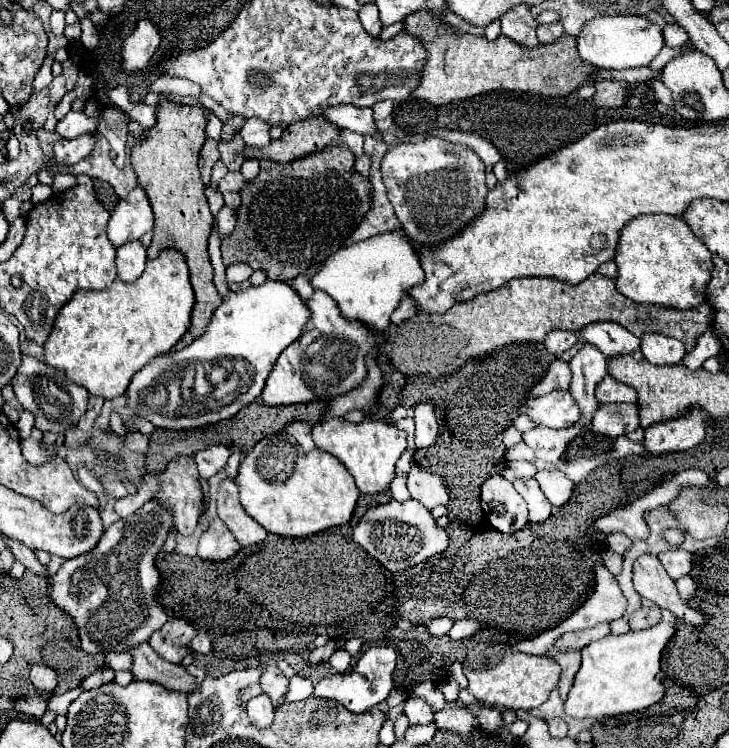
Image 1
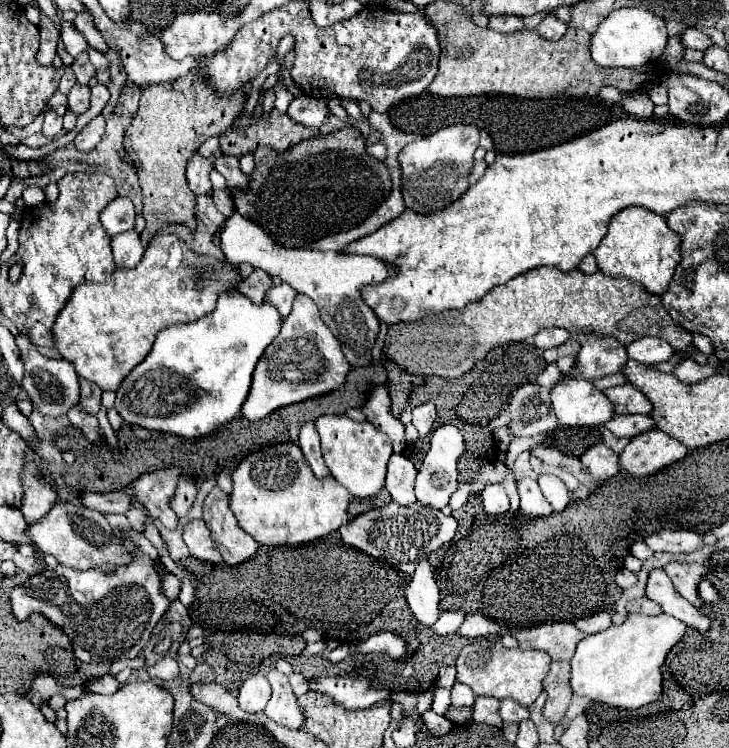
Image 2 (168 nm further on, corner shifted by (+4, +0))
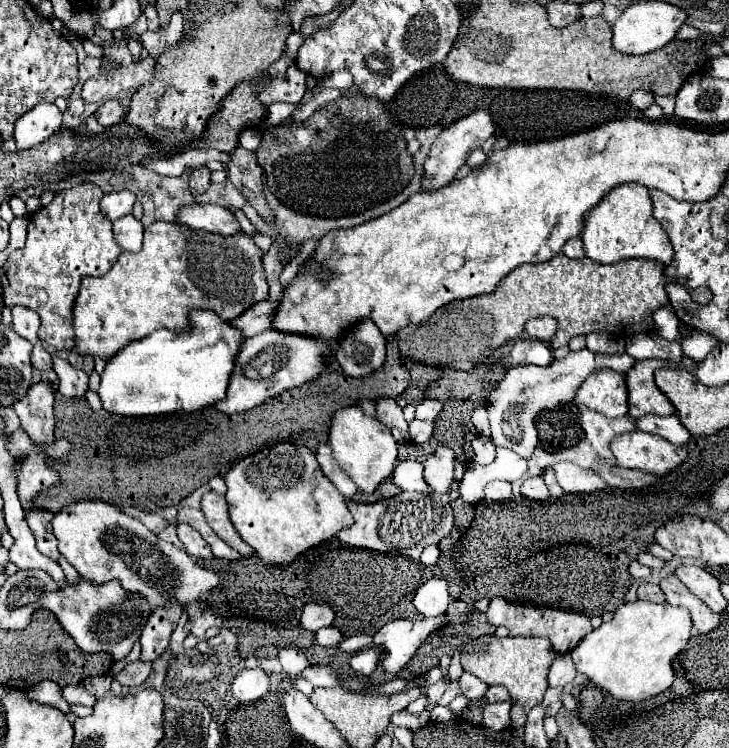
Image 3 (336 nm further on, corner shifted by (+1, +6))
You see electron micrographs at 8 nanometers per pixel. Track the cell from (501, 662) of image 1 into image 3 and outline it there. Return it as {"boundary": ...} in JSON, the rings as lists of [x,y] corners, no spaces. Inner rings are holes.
{"boundary":[[[483,635],[467,643],[461,651],[461,665],[465,671],[473,673],[487,685],[503,685],[511,693],[513,706],[510,711],[511,721],[517,727],[524,727],[527,713],[531,707],[541,703],[547,689],[547,673],[555,659],[555,649],[545,637],[497,637]]]}

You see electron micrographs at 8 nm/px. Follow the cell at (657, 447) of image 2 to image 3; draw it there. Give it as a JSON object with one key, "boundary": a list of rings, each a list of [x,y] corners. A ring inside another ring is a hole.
{"boundary":[[[645,431],[617,435],[609,447],[619,467],[643,469],[655,475],[665,475],[687,459],[685,447],[673,445],[663,437]]]}

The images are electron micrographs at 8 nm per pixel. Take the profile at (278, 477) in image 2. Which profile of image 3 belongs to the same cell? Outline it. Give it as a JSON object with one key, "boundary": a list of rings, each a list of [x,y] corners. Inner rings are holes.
{"boundary":[[[279,443],[241,459],[227,475],[229,517],[263,563],[285,567],[301,553],[353,525],[345,497],[321,473],[315,453],[307,447]]]}

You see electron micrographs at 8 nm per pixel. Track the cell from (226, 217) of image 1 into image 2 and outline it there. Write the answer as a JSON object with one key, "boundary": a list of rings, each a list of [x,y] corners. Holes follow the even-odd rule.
{"boundary":[[[212,191],[212,199],[216,203],[216,209],[228,217],[232,211],[234,211],[234,201],[232,201],[232,195],[230,191]]]}

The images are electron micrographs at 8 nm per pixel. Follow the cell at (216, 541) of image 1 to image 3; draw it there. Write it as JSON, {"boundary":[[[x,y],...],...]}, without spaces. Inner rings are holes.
{"boundary":[[[177,523],[177,537],[189,555],[199,557],[199,559],[211,559],[213,557],[209,545],[203,541],[203,537],[191,525]]]}

